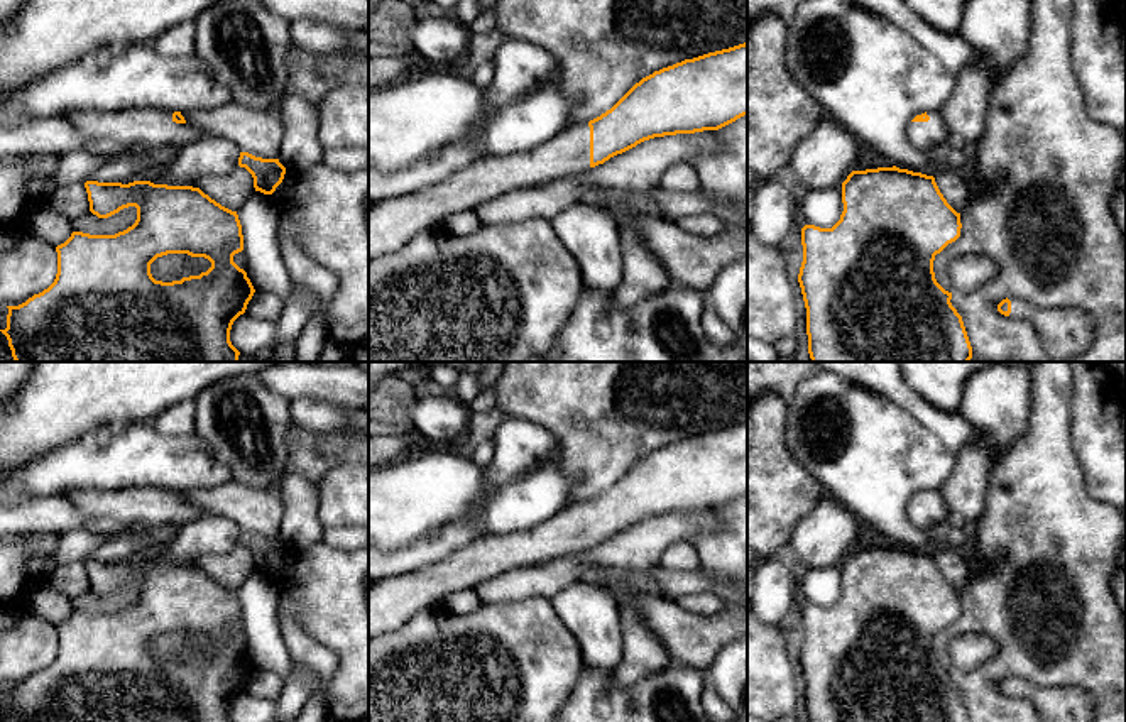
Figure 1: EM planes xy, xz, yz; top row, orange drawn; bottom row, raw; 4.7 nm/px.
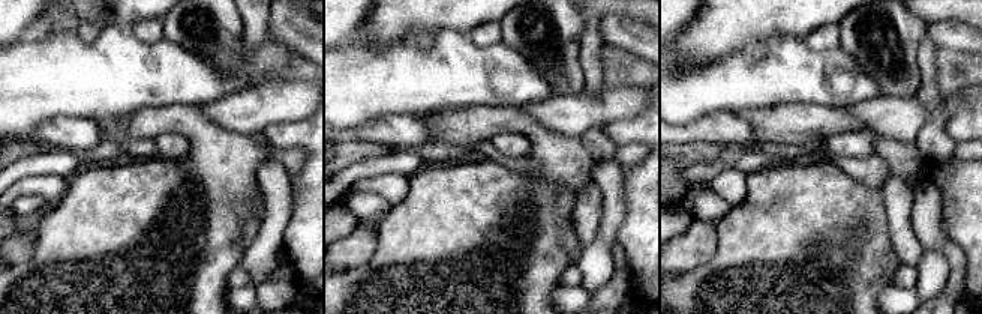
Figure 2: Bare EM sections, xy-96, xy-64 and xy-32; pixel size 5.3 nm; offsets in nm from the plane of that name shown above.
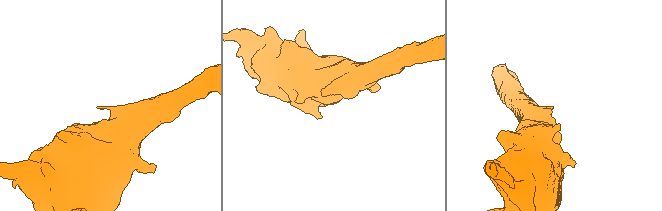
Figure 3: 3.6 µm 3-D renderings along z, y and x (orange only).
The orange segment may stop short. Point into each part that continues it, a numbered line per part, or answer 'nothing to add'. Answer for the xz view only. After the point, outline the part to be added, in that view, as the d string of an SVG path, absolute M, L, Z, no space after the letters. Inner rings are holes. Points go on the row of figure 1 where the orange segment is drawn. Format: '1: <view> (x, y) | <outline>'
1: xz (393, 222) | M570 127L522 156L487 156L423 191L369 206L369 260L396 252L448 215L473 211L500 194L534 188L590 169L590 127Z

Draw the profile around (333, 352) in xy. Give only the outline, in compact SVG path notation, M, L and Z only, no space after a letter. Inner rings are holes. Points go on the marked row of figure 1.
M328 336L318 362L342 362L347 355L348 350L345 350L336 340Z

